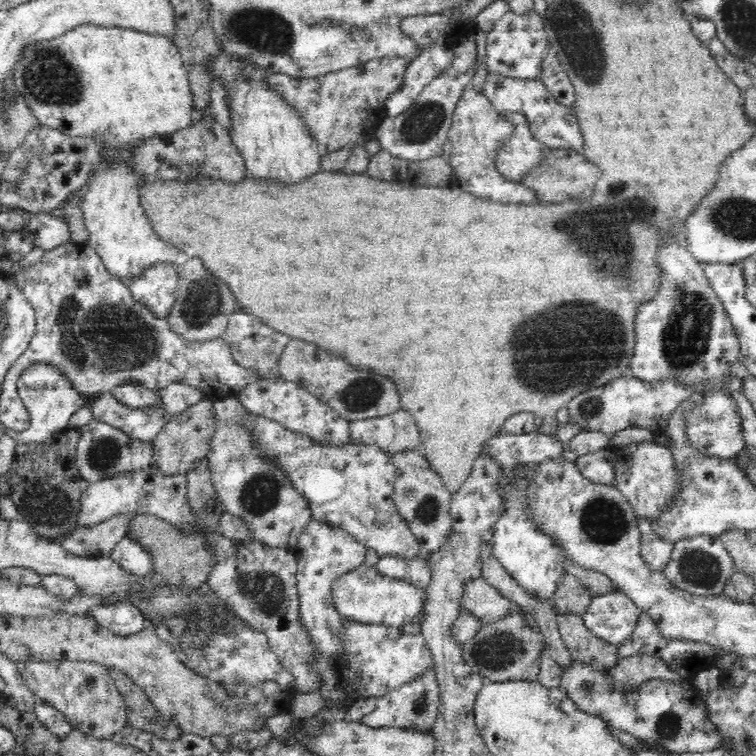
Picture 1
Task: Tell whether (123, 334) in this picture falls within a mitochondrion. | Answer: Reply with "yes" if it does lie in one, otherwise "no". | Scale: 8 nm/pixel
yes

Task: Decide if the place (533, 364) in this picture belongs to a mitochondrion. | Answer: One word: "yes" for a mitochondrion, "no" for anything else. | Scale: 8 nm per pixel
yes

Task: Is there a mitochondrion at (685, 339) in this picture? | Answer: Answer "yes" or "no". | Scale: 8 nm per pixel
yes

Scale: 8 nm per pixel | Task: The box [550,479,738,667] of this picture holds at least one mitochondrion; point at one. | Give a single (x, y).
(603, 520)

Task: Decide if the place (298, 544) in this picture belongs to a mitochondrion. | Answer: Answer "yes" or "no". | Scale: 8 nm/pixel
no

